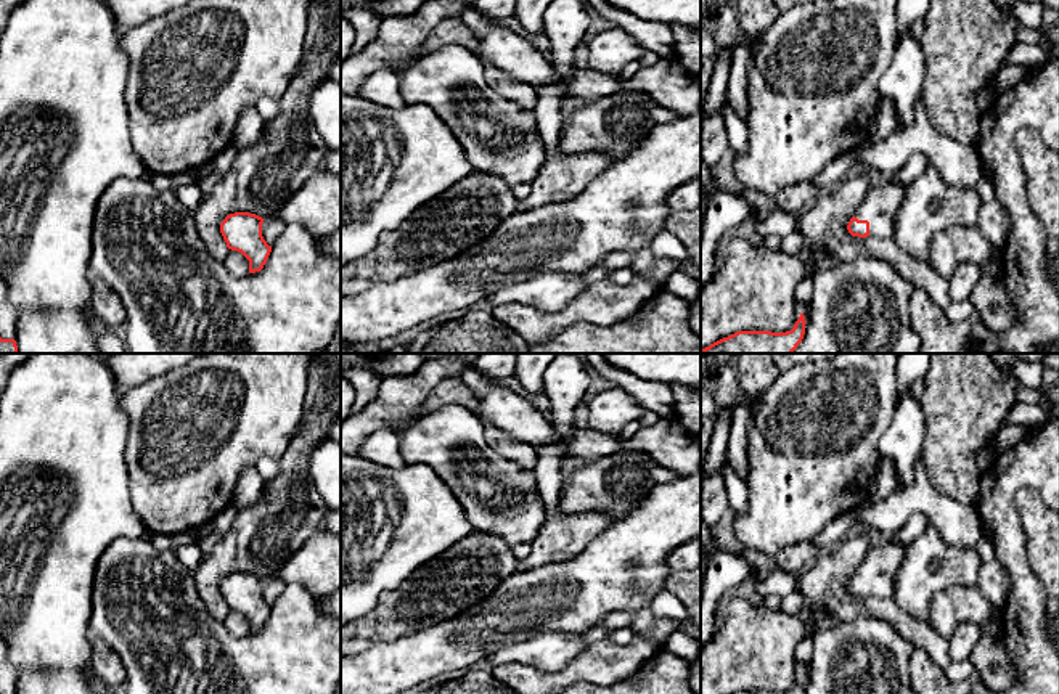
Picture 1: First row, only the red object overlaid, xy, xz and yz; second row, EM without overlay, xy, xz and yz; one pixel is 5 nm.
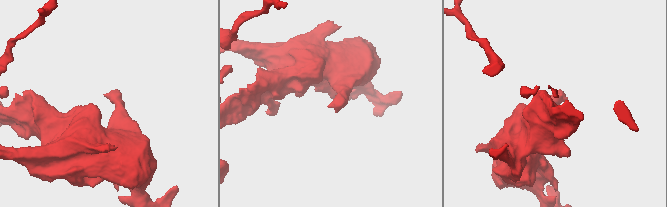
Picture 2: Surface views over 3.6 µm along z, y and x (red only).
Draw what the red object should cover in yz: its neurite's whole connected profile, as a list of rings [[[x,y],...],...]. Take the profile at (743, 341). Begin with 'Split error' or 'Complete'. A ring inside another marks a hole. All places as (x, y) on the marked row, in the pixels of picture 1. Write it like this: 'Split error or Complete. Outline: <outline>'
Complete. Outline: [[[800,313],[794,328],[786,333],[738,331],[702,349],[701,353],[792,353],[803,339],[805,323]]]

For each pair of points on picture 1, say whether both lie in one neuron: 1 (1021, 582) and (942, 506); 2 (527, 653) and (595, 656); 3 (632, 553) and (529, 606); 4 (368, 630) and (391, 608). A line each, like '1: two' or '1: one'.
1: two
2: two
3: one
4: one

